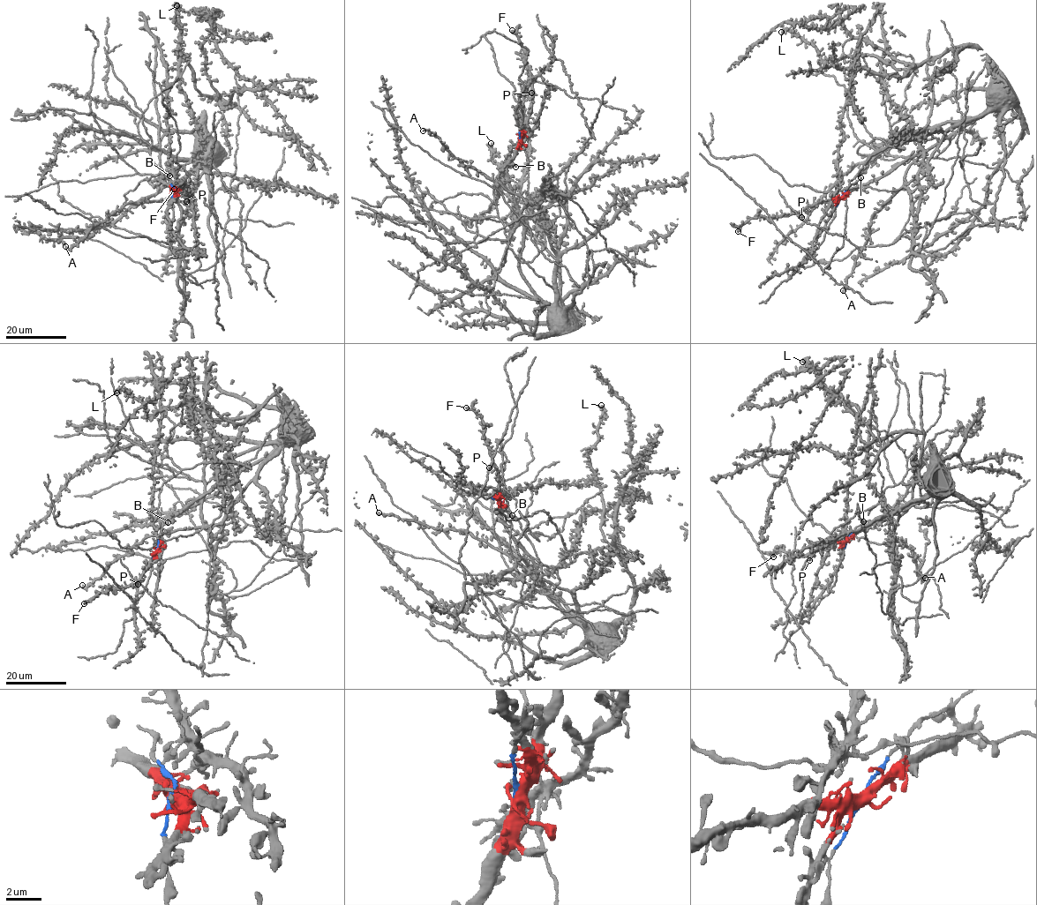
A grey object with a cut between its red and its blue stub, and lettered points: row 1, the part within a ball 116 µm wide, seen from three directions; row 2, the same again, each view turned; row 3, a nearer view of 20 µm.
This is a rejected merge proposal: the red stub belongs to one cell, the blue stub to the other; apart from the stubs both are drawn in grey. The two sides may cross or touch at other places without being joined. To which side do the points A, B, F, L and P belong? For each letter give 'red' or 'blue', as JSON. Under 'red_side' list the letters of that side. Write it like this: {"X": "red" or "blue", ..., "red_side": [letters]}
{"A": "red", "B": "blue", "F": "red", "L": "red", "P": "red", "red_side": ["A", "F", "L", "P"]}

